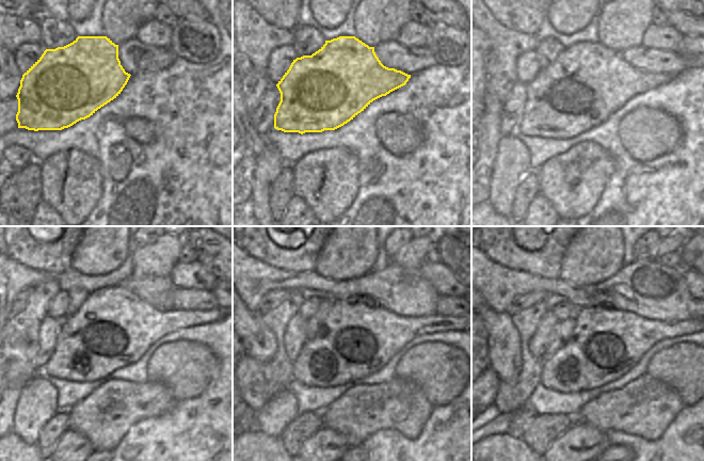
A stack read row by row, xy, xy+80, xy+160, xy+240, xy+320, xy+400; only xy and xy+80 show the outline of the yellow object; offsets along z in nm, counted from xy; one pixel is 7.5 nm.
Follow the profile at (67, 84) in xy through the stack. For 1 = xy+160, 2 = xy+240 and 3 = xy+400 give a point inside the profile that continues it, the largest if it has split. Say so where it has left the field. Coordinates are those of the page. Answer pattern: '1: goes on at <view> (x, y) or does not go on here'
1: goes on at xy+160 (588, 81)
2: goes on at xy+240 (113, 328)
3: goes on at xy+400 (606, 343)

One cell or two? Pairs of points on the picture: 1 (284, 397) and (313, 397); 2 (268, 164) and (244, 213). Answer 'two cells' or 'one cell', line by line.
1: two cells
2: two cells

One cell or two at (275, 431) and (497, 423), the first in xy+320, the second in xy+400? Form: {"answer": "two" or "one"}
{"answer": "two"}

